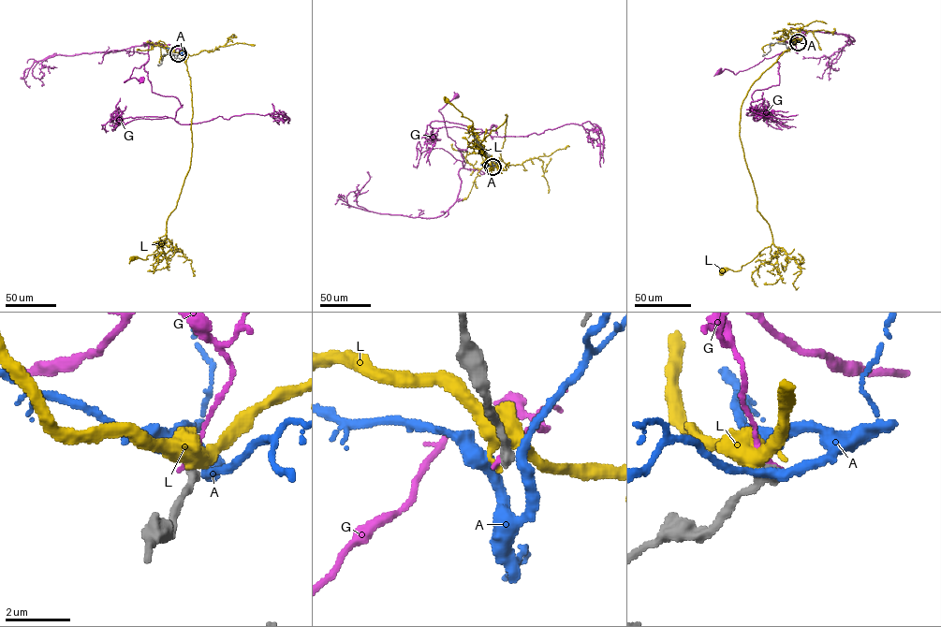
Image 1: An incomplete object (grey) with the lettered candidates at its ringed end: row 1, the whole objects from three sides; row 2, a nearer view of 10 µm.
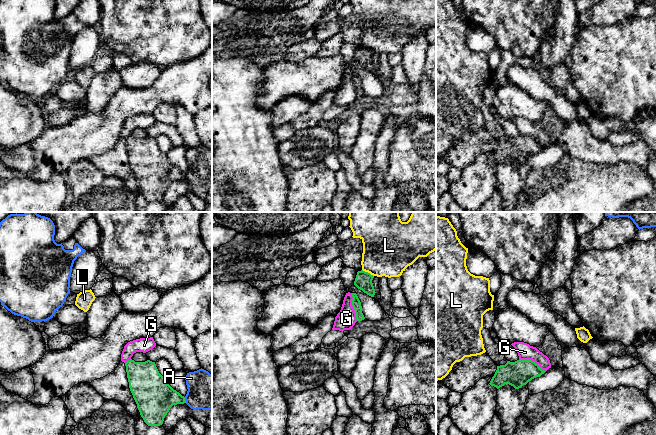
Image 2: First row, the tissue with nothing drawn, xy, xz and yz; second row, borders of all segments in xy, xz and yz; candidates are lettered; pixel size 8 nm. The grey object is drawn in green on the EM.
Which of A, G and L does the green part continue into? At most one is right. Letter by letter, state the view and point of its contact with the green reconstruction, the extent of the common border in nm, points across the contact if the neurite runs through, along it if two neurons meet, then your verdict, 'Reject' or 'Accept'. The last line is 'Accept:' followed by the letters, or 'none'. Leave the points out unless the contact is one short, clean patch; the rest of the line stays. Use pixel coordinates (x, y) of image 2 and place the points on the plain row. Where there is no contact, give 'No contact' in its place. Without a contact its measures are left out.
A: Touches green at xy (185, 176). Shared border 50 nm. Boundary: xy (184, 173), (186, 178). Reject
G: Touches green at xz (353, 83). Shared border 220 nm. Boundary: xz (351, 69), (352, 83), (357, 96). Reject
L: Touches green at xz (367, 48). Shared border 110 nm. Boundary: xz (362, 45), (373, 52). Reject
Accept: none

